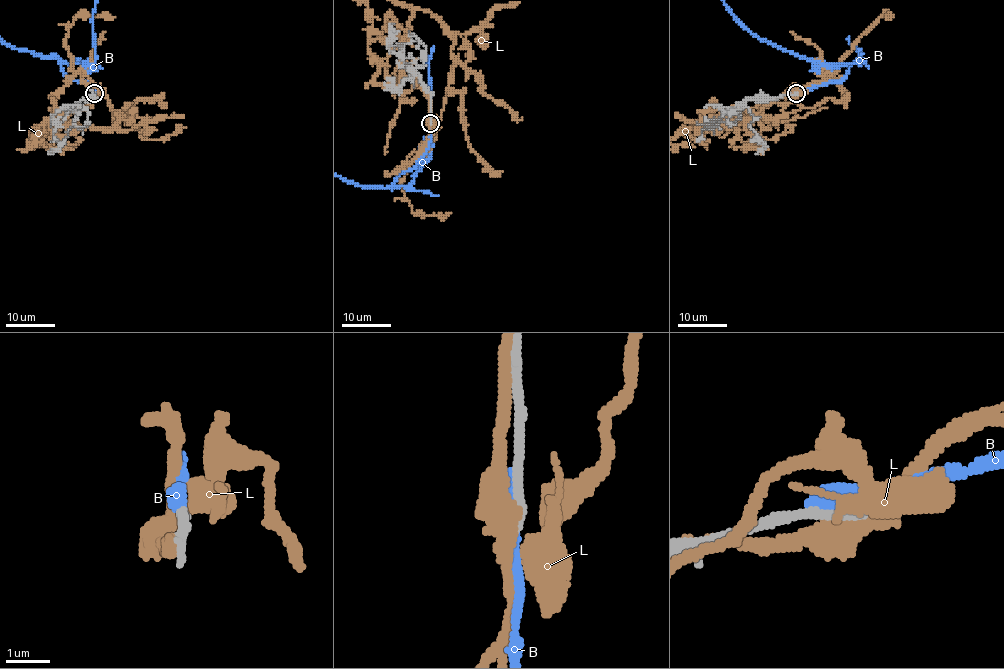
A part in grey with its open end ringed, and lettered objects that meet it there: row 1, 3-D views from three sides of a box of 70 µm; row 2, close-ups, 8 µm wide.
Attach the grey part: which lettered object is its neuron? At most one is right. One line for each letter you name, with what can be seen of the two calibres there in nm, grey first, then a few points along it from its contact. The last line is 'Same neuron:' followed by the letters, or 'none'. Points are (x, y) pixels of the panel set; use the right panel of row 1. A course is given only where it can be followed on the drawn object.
Same neuron: none

